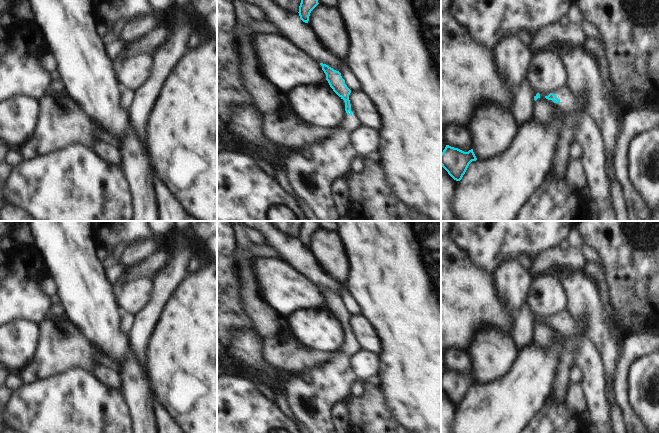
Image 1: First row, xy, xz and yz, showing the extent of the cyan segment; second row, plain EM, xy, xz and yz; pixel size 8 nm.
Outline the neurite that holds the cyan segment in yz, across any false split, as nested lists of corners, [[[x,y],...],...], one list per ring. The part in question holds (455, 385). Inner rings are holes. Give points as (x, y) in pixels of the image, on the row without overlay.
[[[446,369],[441,377],[441,390],[456,405],[460,405],[465,398],[469,388],[477,382],[473,373],[464,376],[458,372]]]

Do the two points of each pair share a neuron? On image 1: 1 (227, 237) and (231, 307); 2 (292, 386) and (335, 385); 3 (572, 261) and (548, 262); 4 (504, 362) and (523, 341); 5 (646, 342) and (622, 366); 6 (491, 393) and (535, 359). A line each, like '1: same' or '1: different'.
1: same
2: same
3: same
4: different
5: same
6: same

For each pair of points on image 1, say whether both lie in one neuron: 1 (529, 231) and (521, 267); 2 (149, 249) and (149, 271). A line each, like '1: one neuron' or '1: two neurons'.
1: two neurons
2: two neurons

